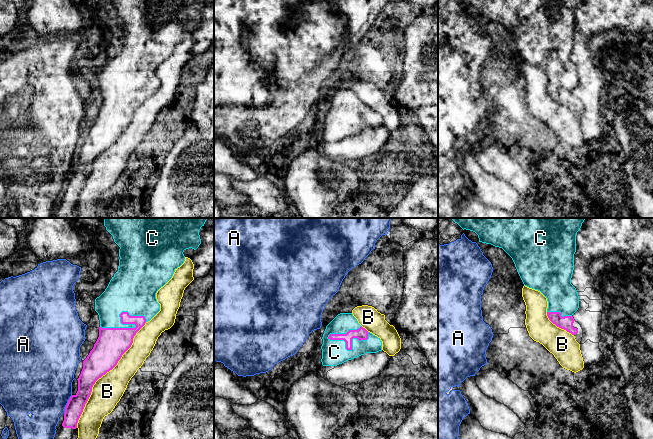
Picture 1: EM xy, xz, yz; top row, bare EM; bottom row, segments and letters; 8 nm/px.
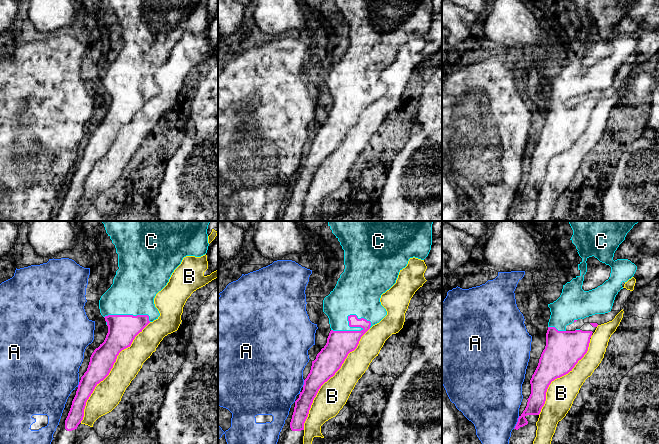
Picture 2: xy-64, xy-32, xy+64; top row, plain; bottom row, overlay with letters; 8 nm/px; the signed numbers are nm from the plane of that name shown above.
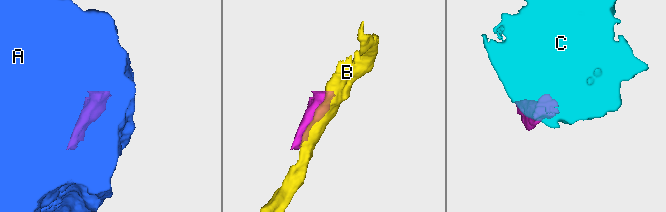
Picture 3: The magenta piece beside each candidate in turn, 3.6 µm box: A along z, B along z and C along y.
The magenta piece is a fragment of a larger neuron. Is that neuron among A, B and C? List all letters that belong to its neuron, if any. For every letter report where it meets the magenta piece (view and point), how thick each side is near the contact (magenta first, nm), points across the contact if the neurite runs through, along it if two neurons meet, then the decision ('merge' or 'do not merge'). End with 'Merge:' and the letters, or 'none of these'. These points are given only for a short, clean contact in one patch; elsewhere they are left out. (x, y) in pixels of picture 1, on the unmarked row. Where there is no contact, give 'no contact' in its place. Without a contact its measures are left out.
A: meets magenta in xy at (67, 180); 140 nm thick on the magenta side, 460 nm on the other; border along xy (72, 171), (68, 176), (64, 189); do not merge
B: meets magenta in xy at (104, 150); 240 nm thick on the magenta side, 240 nm on the other; do not merge
C: meets magenta in xz at (351, 124); 100 nm thick on the magenta side, 200 nm on the other; merge
Merge: C

